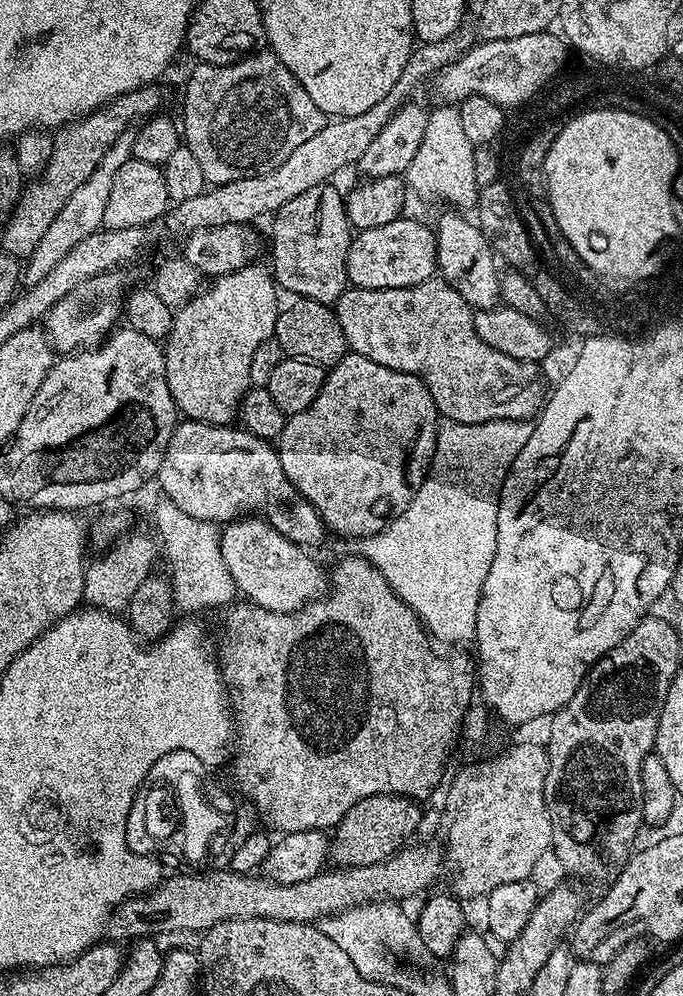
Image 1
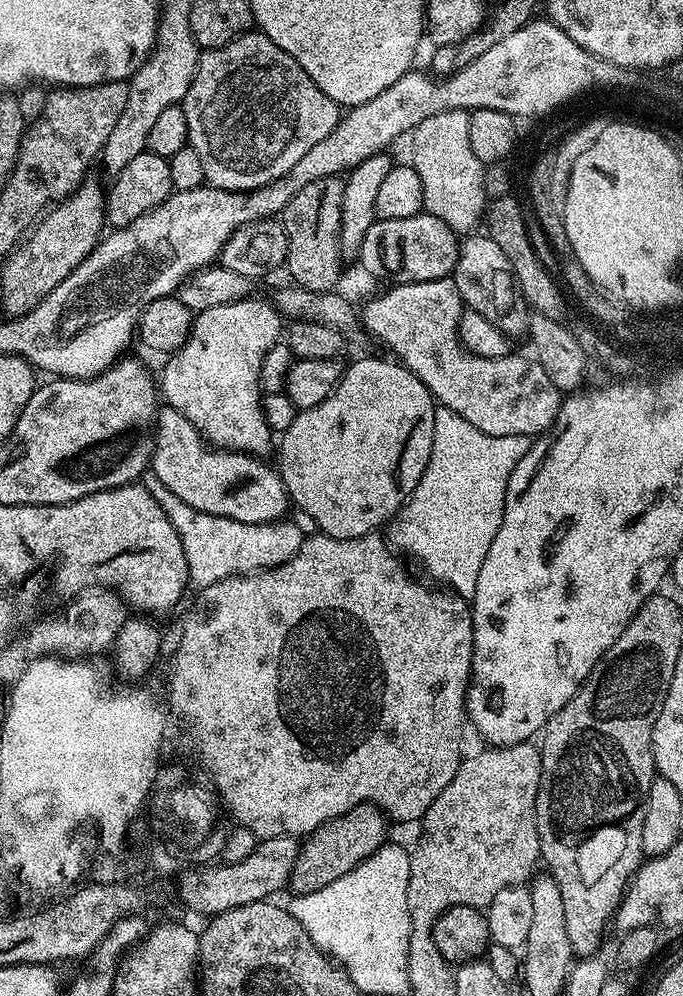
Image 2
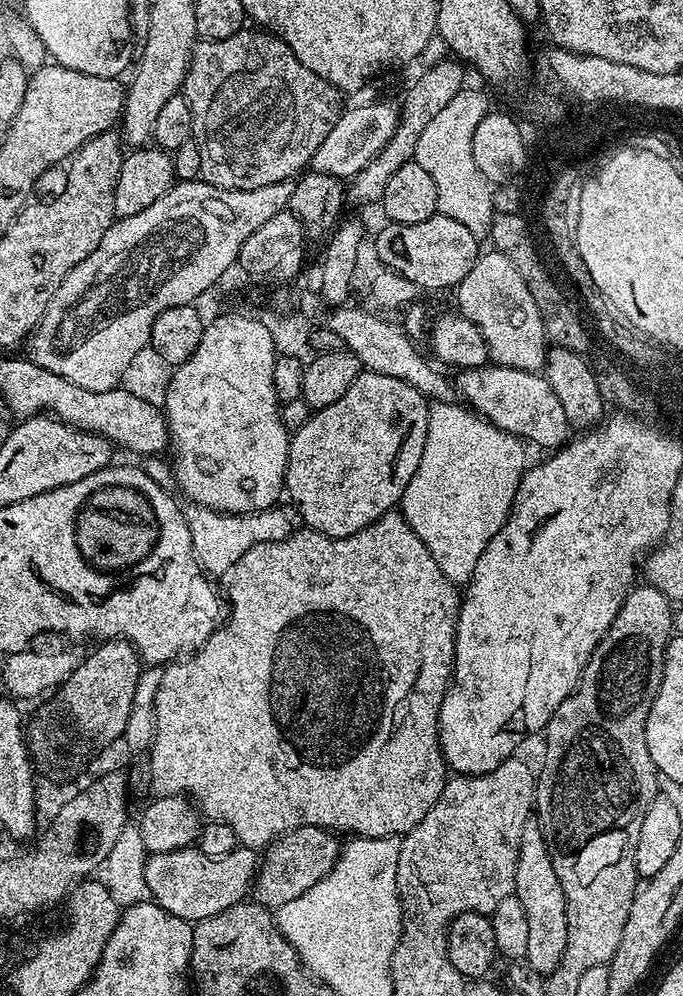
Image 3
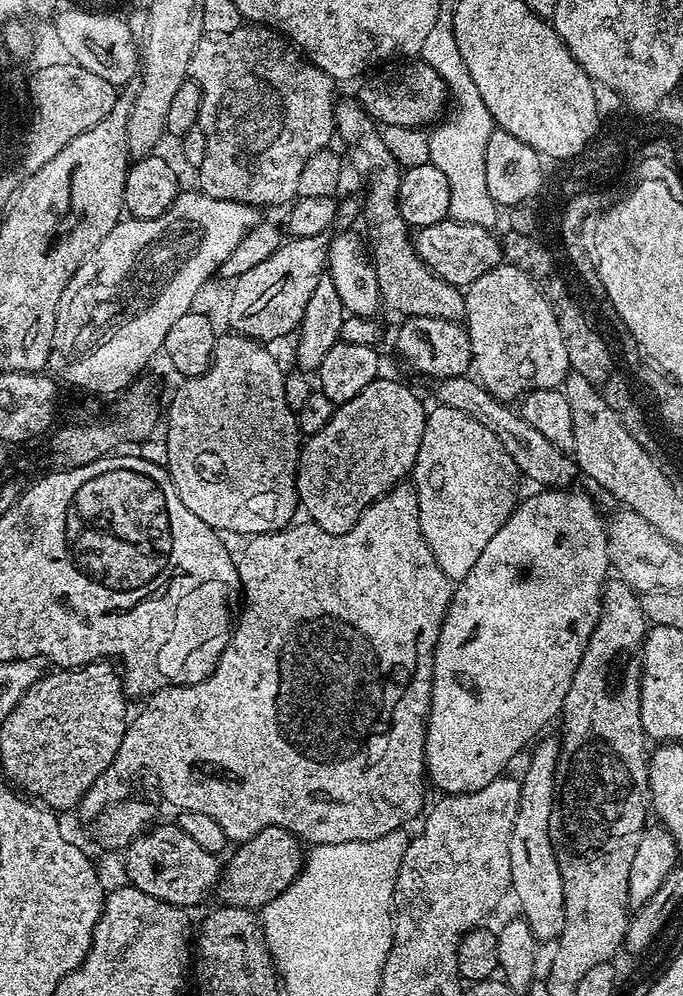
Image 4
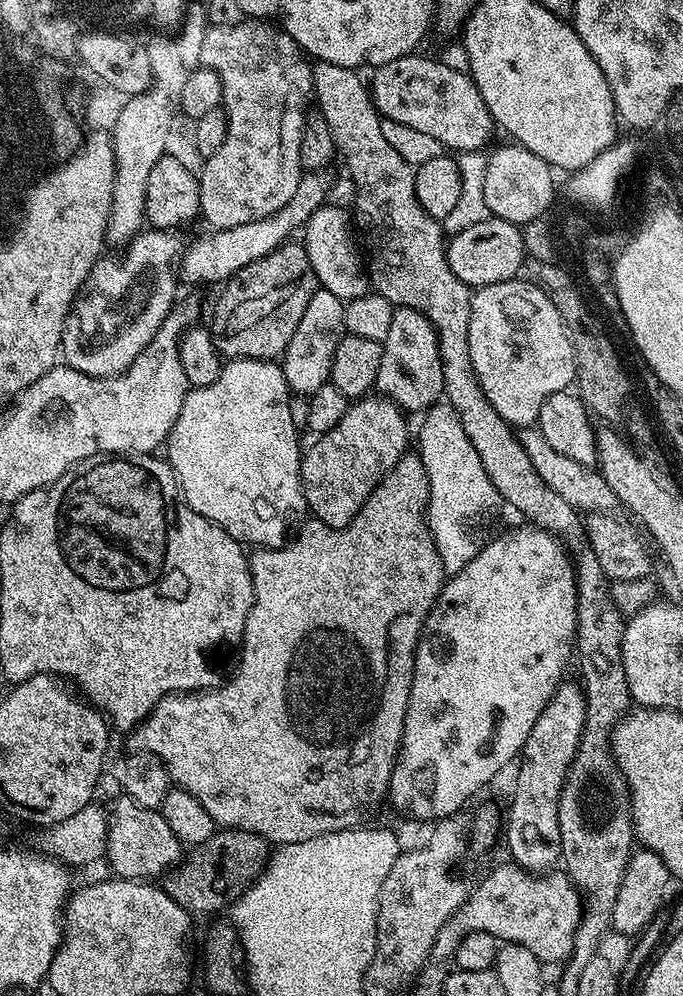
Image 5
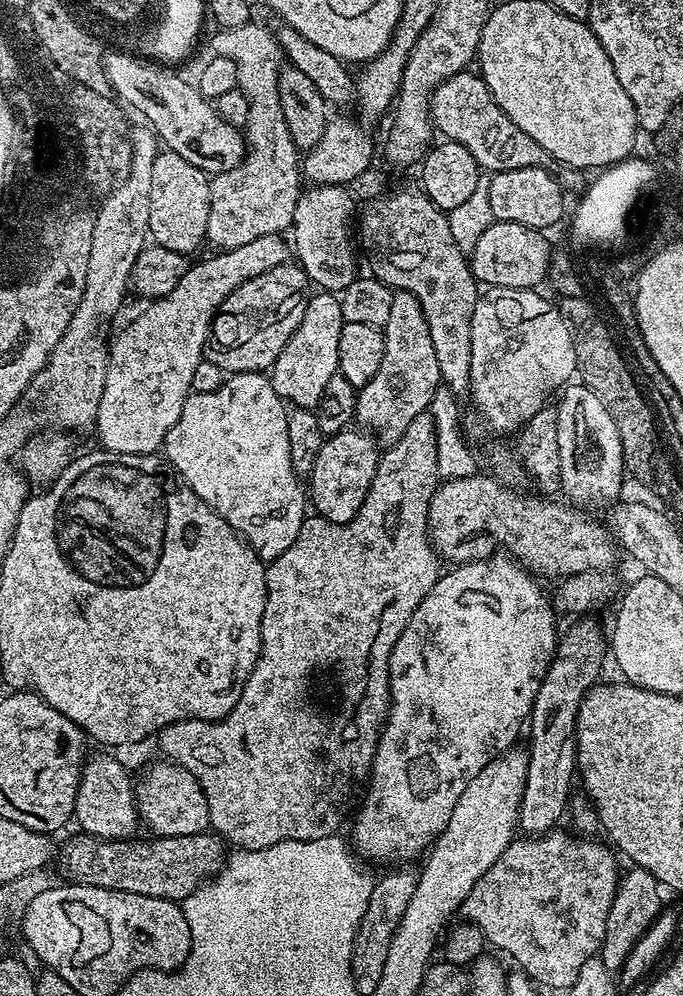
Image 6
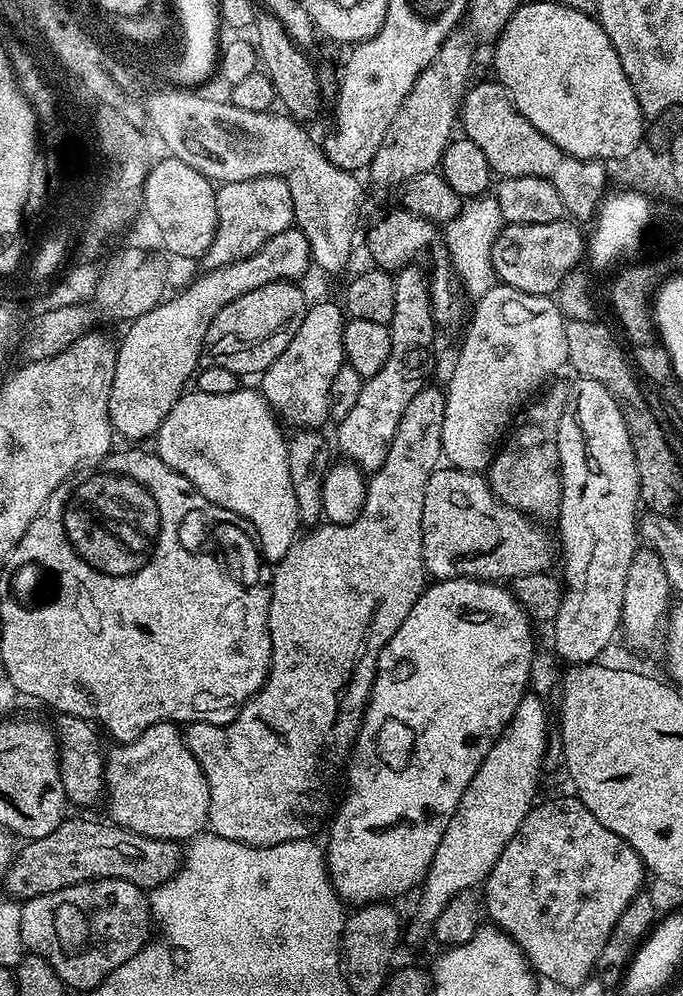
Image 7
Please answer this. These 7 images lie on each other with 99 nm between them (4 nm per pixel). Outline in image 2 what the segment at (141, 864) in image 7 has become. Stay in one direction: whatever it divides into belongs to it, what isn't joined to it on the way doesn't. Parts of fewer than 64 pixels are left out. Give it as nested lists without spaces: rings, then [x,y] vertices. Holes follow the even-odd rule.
[[[359,804],[346,810],[346,814],[318,826],[301,843],[292,871],[291,891],[297,896],[305,896],[314,890],[322,890],[322,886],[330,886],[330,882],[338,882],[342,874],[350,874],[354,866],[373,856],[386,843],[388,827],[389,821],[374,804]]]

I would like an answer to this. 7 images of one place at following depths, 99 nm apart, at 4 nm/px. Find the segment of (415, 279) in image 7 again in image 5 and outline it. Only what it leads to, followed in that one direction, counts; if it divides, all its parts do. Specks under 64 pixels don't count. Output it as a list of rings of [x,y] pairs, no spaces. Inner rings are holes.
[[[393,307],[393,317],[390,319],[389,333],[383,340],[382,362],[378,366],[375,391],[385,400],[392,400],[405,413],[423,413],[432,407],[444,395],[442,382],[442,362],[440,361],[440,343],[436,341],[436,329],[432,327],[425,316],[418,314],[418,310]]]

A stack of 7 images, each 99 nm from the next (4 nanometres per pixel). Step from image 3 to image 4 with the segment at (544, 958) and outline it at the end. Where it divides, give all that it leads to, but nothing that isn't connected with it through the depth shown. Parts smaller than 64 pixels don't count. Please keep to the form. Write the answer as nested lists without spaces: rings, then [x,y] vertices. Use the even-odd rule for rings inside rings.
[[[555,735],[547,736],[531,749],[532,761],[520,780],[518,814],[510,834],[510,892],[513,897],[516,895],[520,903],[519,915],[528,923],[538,942],[555,942],[560,939],[564,929],[562,874],[558,874],[558,862],[550,842],[550,810],[554,800],[554,774],[558,766],[560,742]]]

